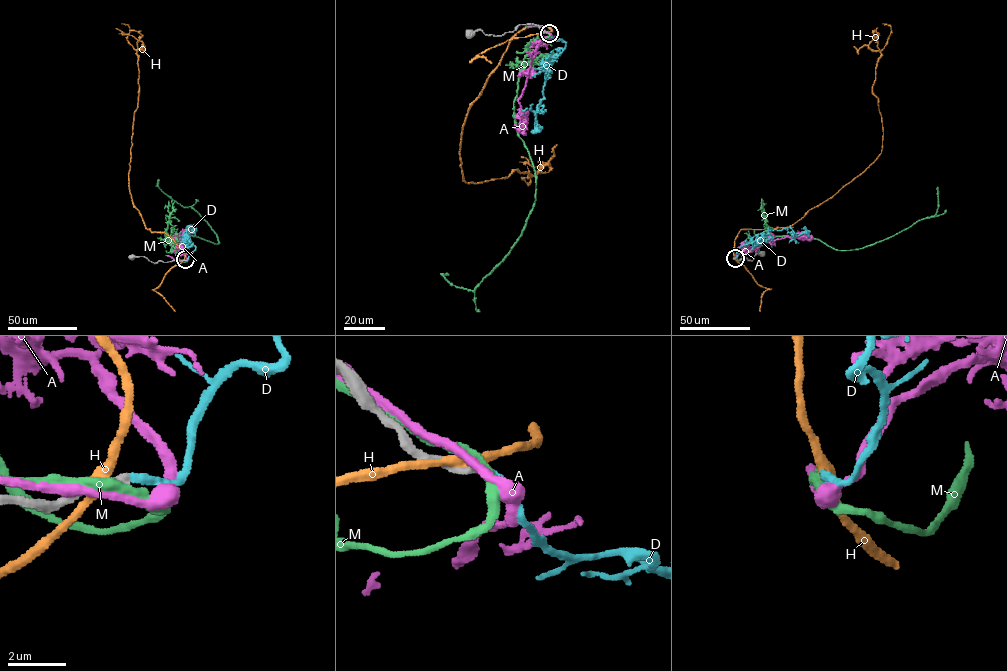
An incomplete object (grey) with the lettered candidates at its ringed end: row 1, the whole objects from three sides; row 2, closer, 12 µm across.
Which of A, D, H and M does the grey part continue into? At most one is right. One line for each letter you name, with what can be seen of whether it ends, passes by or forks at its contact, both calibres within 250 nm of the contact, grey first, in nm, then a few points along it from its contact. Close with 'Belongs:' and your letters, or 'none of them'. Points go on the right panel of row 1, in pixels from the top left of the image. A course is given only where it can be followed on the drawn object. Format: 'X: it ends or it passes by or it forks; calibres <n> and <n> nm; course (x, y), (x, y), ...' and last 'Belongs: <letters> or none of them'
D: it ends; calibres 280 and 260 nm; course (735, 258), (738, 249), (769, 230), (786, 228), (791, 234), (800, 234), (805, 232), (804, 226)
Belongs: D

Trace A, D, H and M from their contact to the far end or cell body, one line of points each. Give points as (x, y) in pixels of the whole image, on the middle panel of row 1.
A: (548, 33), (550, 36), (538, 45), (519, 100), (522, 129), (528, 110)
D: (548, 33), (564, 42), (565, 46), (547, 68), (549, 74), (534, 123), (537, 128), (542, 127)
H: (546, 33), (536, 25), (513, 37), (462, 131), (467, 183), (518, 169), (529, 177), (550, 164), (521, 157)
M: (548, 33), (531, 44), (514, 103), (517, 133), (536, 180), (524, 228), (473, 291), (449, 283), (447, 274)

